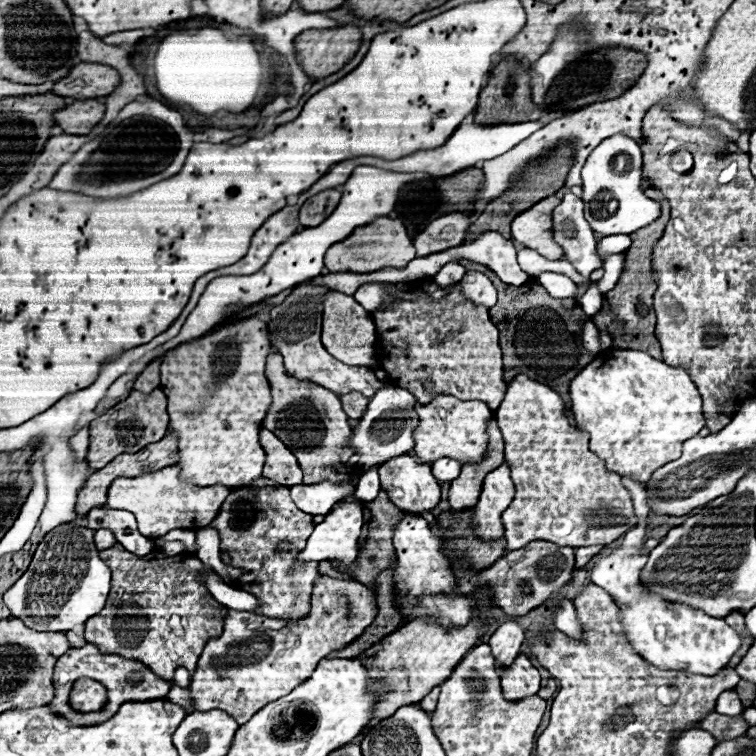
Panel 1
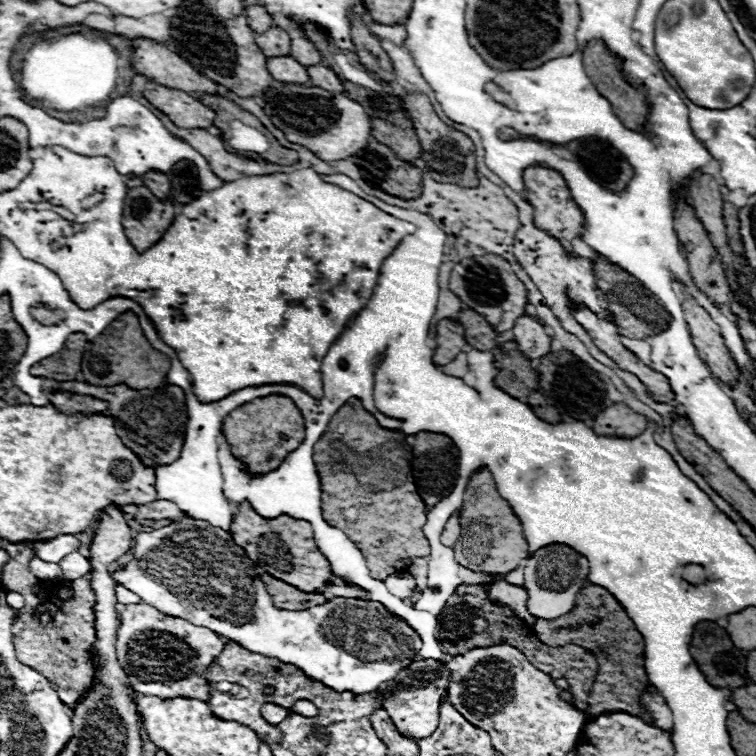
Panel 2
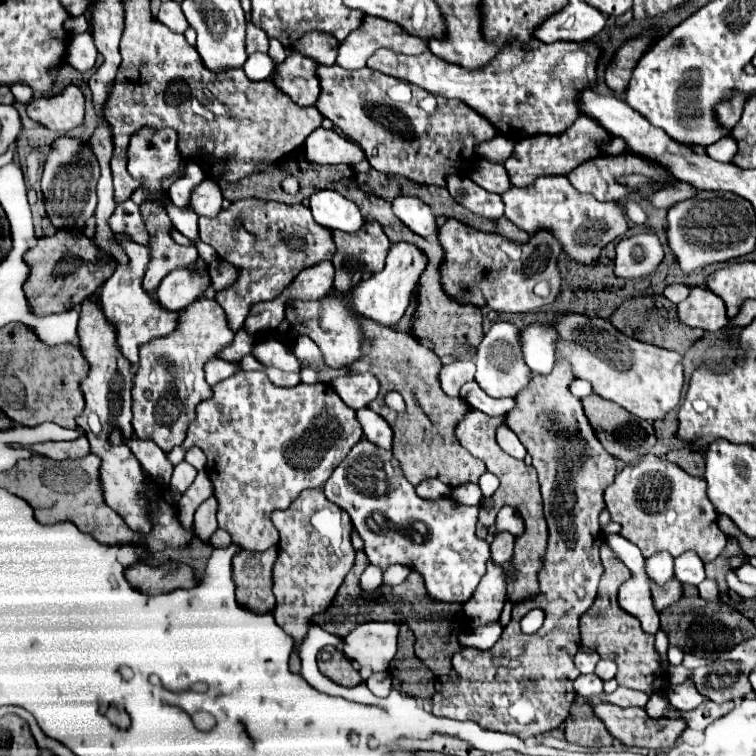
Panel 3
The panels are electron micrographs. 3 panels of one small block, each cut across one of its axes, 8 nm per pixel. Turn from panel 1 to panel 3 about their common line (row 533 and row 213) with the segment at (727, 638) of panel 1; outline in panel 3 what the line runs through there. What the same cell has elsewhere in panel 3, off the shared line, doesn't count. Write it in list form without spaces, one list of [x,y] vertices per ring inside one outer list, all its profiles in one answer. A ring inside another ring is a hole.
[[[628,196],[626,198],[626,216],[632,222],[636,222],[636,224],[646,224],[646,212],[638,204],[638,198],[636,196]]]

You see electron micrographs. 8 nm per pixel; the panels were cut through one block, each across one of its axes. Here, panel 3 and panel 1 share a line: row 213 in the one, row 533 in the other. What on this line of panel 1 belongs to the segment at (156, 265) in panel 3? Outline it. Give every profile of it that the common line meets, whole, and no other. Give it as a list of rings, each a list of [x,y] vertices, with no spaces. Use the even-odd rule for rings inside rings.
[[[168,466],[158,472],[150,472],[138,478],[116,478],[108,488],[106,506],[114,510],[128,510],[136,516],[138,530],[146,538],[160,538],[174,528],[188,528],[198,530],[208,526],[230,490],[226,486],[194,486],[178,478],[180,466]]]

